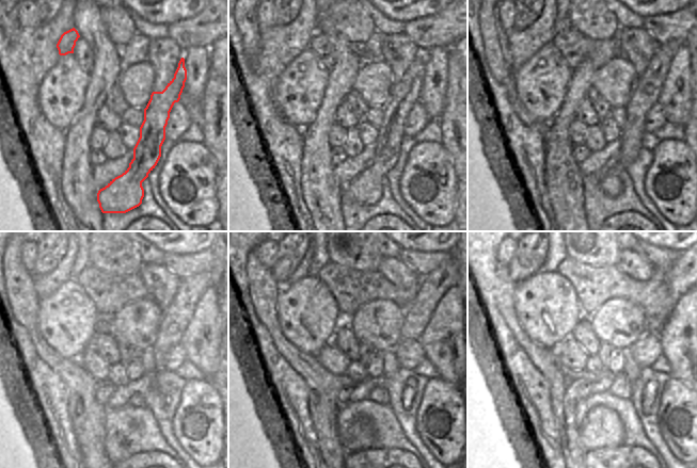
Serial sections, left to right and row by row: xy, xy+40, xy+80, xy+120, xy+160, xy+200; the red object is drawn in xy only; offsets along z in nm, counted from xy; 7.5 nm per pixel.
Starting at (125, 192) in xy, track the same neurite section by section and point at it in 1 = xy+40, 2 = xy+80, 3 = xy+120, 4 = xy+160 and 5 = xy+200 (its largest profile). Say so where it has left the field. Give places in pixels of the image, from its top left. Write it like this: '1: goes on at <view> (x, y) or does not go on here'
1: goes on at xy+40 (367, 188)
2: goes on at xy+80 (647, 89)
3: goes on at xy+120 (175, 319)
4: goes on at xy+160 (432, 286)
5: goes on at xy+200 (684, 273)

